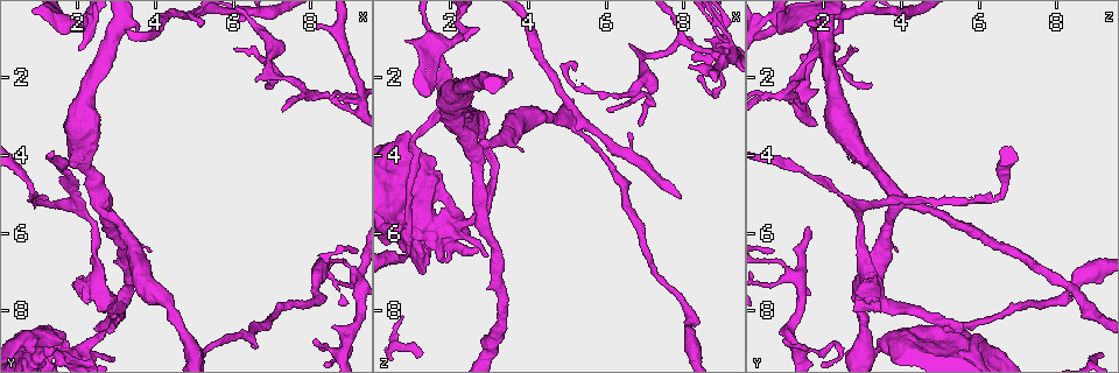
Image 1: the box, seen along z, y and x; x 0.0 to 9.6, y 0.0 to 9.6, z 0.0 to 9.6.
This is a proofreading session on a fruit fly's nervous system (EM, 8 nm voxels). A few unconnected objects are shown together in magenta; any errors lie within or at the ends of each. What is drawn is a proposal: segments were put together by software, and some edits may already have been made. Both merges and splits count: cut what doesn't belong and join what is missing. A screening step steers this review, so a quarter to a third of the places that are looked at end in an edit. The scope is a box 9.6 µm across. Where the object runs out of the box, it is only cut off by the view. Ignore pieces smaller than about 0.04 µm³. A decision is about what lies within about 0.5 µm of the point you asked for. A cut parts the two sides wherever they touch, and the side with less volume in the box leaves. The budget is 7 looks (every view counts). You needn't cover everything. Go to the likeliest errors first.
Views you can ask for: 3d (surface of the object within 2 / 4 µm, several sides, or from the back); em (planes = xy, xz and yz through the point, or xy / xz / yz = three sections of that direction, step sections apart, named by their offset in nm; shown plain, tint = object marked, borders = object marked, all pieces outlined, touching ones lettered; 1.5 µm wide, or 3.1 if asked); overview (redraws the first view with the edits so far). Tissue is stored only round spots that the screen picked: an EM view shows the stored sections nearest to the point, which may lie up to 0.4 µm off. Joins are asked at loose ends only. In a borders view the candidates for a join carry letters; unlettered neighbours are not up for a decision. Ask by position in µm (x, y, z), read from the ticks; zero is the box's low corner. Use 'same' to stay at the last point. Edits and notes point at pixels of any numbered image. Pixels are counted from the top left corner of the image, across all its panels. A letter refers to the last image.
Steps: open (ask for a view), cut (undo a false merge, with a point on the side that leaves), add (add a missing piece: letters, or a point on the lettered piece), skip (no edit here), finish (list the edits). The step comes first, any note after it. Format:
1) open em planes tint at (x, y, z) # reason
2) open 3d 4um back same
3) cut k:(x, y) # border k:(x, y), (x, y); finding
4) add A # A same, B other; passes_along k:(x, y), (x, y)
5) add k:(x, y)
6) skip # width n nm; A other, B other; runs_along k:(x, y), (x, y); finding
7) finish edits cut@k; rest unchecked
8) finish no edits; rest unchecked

open 3d 2um at (2.85, 7.95, 3.65) # sudden change in width

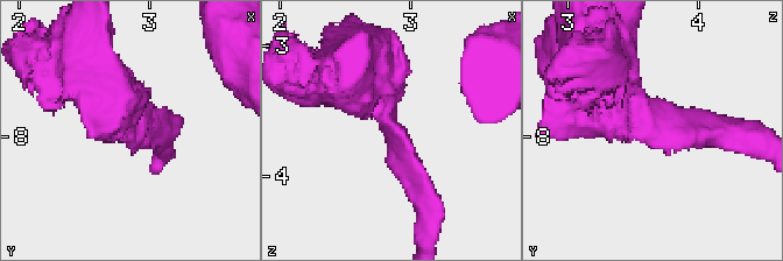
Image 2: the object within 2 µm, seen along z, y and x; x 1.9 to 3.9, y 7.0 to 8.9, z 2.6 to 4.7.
open em planes plain at (2.86, 7.94, 3.68) # arm_widths 190, 460 nm; need the tissue

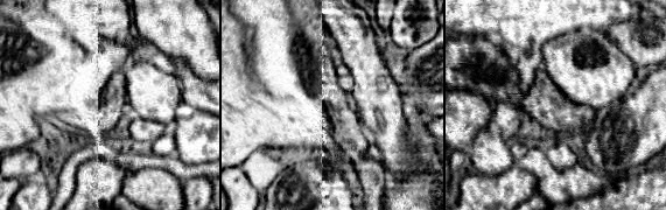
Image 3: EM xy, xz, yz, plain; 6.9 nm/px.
open em planes borders same # what lies round it

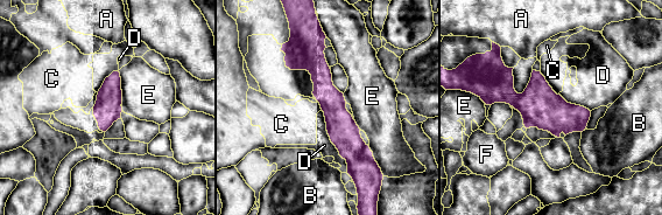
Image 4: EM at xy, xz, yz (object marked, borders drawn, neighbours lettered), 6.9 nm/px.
skip # width 180 nm; A other, B other, C other, D other, E other, F other; border 4:(318, 102), (322, 110); all the same neuron

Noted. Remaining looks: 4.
open 3d 2um at (8.10, 0.65, 1.70) # an open end

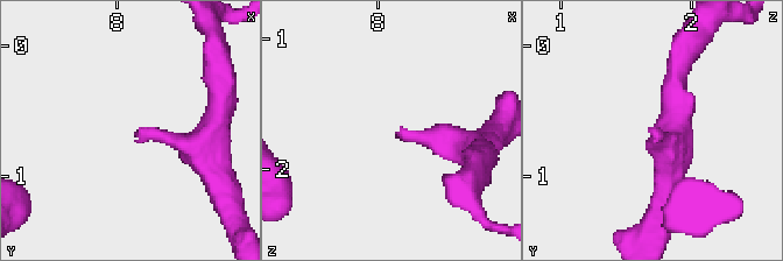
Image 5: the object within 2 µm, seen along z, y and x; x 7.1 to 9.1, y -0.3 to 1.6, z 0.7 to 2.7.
open em xz step 8 borders at (8.12, 0.70, 1.74) # now the EM

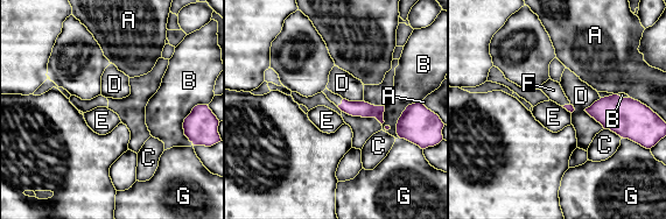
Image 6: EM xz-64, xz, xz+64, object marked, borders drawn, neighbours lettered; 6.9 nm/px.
open em planes borders same

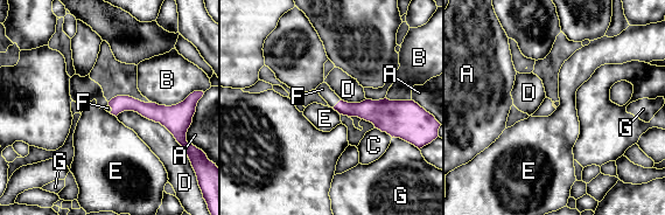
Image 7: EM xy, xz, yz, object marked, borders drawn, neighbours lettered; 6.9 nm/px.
add F # A other, B other, C other, D other, E other, F same, G other; passes_along 7:(369, 110), (336, 104), (326, 92); it goes on there

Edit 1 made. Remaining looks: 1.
finish edits add@7; rest unchecked

